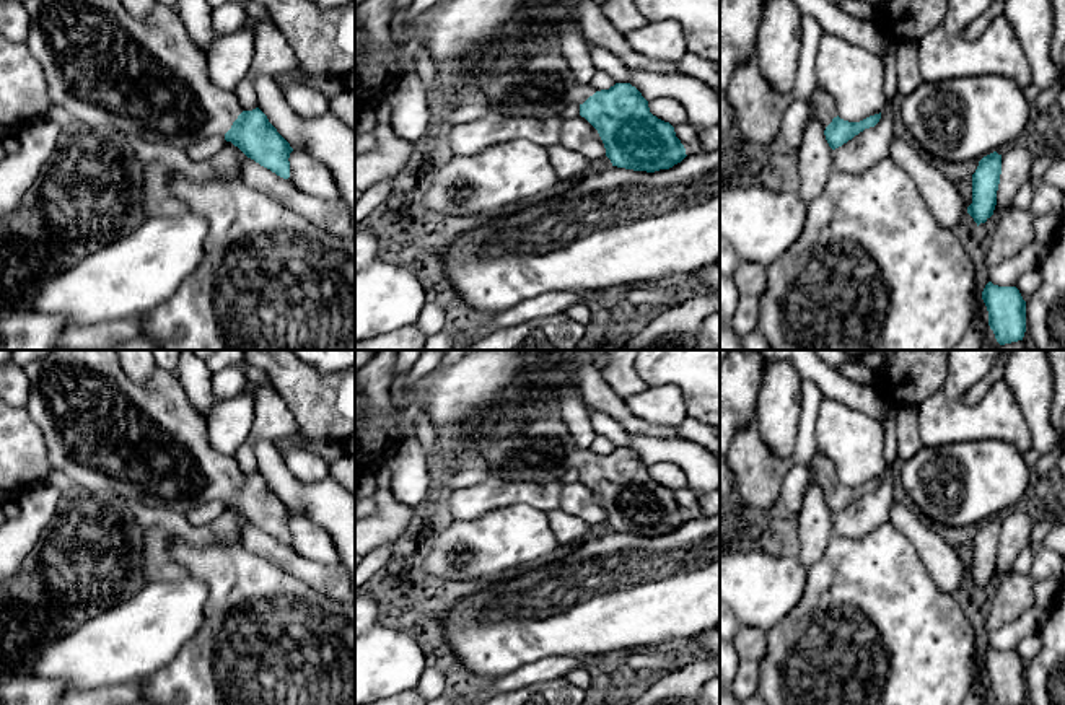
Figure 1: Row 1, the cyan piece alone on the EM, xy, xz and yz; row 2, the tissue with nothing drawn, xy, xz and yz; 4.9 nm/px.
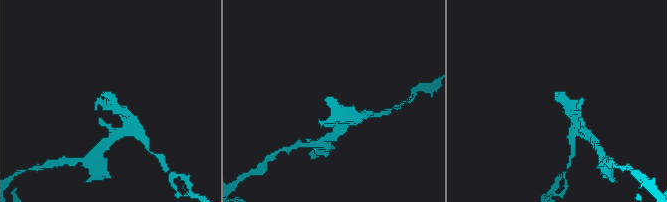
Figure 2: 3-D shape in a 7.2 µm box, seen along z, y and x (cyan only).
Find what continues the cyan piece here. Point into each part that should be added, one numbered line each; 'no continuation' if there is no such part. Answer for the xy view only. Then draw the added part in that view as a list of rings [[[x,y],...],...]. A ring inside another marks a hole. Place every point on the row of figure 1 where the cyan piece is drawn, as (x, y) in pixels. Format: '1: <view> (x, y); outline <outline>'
1: xy (103, 65); outline [[[24,0],[23,5],[29,15],[24,44],[46,75],[50,101],[60,104],[72,120],[186,151],[197,140],[225,137],[241,114],[238,96],[210,78],[207,55],[191,39],[178,10],[156,2],[150,21],[142,23],[121,0]]]

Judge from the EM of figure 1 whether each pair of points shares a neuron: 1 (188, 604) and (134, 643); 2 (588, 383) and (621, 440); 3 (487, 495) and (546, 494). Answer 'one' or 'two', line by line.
1: one
2: two
3: one

